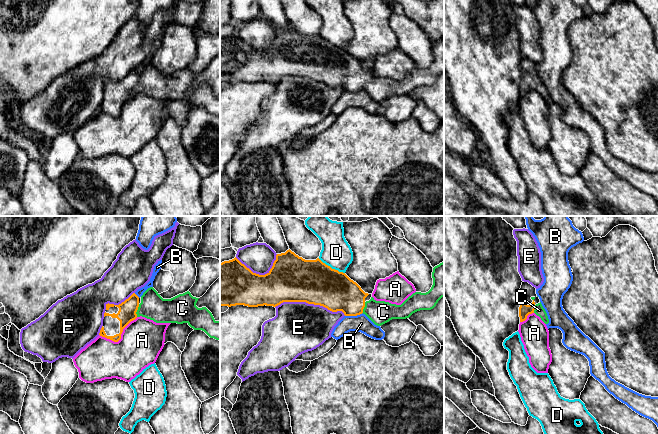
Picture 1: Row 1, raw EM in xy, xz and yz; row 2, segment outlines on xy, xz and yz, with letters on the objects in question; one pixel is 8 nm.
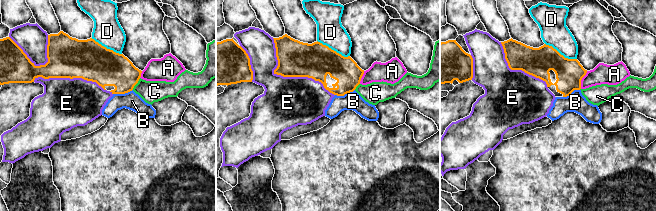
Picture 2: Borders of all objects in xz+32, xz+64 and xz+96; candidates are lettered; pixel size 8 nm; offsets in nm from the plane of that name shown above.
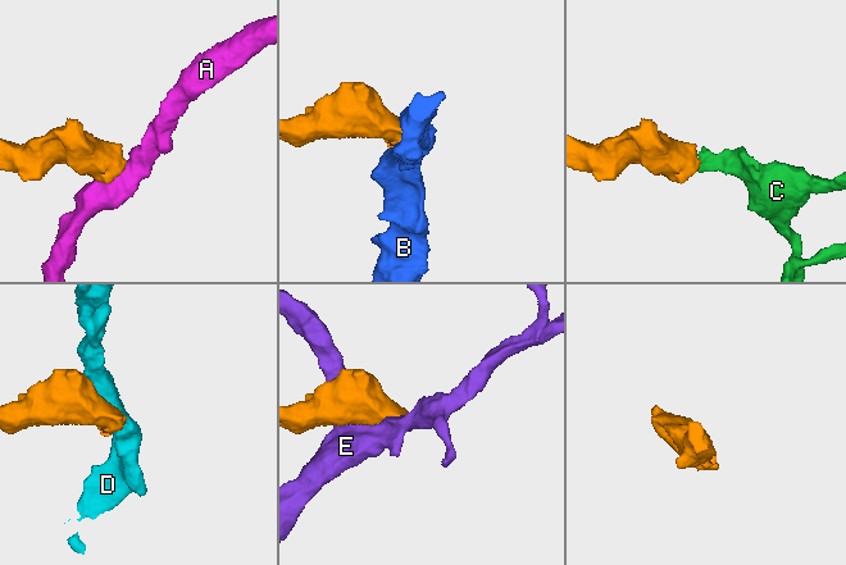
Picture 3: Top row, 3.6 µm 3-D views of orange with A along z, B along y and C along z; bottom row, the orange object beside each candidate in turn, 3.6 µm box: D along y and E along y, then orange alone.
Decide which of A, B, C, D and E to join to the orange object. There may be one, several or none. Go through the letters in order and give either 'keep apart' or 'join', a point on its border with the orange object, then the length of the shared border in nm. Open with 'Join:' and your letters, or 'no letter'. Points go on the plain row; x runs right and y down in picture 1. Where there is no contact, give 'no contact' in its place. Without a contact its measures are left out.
Join: C
A: keep apart; meets orange in xy at (120, 113); contact 340 nm long
B: keep apart; meets orange in xz at (353, 91); contact 150 nm long
C: join; meets orange in xy at (136, 86); contact 110 nm long
D: keep apart; meets orange in xz at (330, 43); contact 240 nm long
E: keep apart; meets orange in xz at (310, 79); contact 550 nm long

